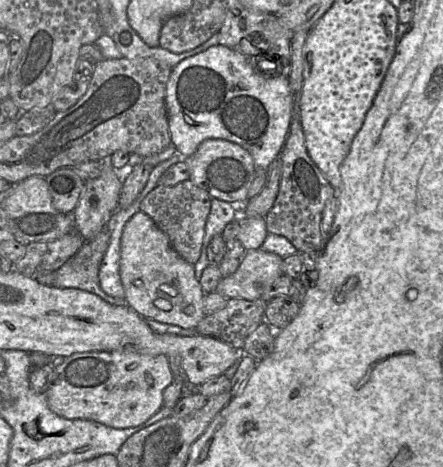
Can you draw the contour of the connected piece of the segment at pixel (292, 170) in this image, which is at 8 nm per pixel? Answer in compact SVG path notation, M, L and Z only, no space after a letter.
M301 123L290 124L290 131L280 152L282 162L279 190L272 208L265 216L268 233L287 238L300 251L315 251L322 243L320 223L325 204L336 191L309 157Z

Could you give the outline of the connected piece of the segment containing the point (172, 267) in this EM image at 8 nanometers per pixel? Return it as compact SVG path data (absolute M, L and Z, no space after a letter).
M137 212L124 226L120 277L127 305L144 318L194 329L205 317L206 293L195 278L194 265L174 250L167 235L144 212Z

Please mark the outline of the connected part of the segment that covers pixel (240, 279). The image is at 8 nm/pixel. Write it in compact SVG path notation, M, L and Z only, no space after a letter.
M248 250L237 270L219 281L216 292L227 299L261 300L266 287L283 275L282 263L283 258L273 252Z

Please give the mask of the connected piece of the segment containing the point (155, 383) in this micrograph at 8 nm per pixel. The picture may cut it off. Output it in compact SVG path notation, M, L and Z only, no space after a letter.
M123 350L72 354L48 373L44 394L49 409L68 419L88 419L125 429L143 424L163 407L163 391L174 376L165 355Z

